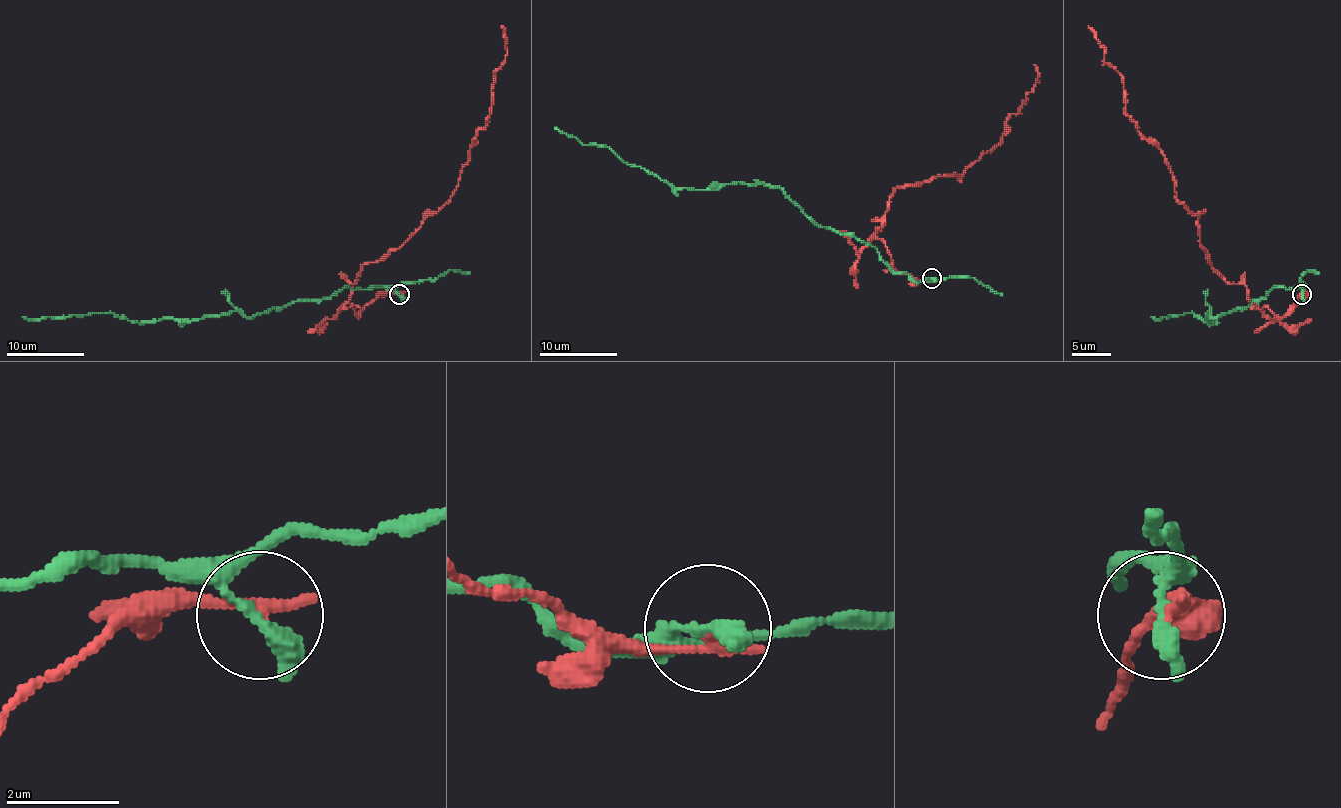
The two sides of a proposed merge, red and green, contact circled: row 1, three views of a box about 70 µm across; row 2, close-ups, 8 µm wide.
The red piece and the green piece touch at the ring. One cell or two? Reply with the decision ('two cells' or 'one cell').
two cells

